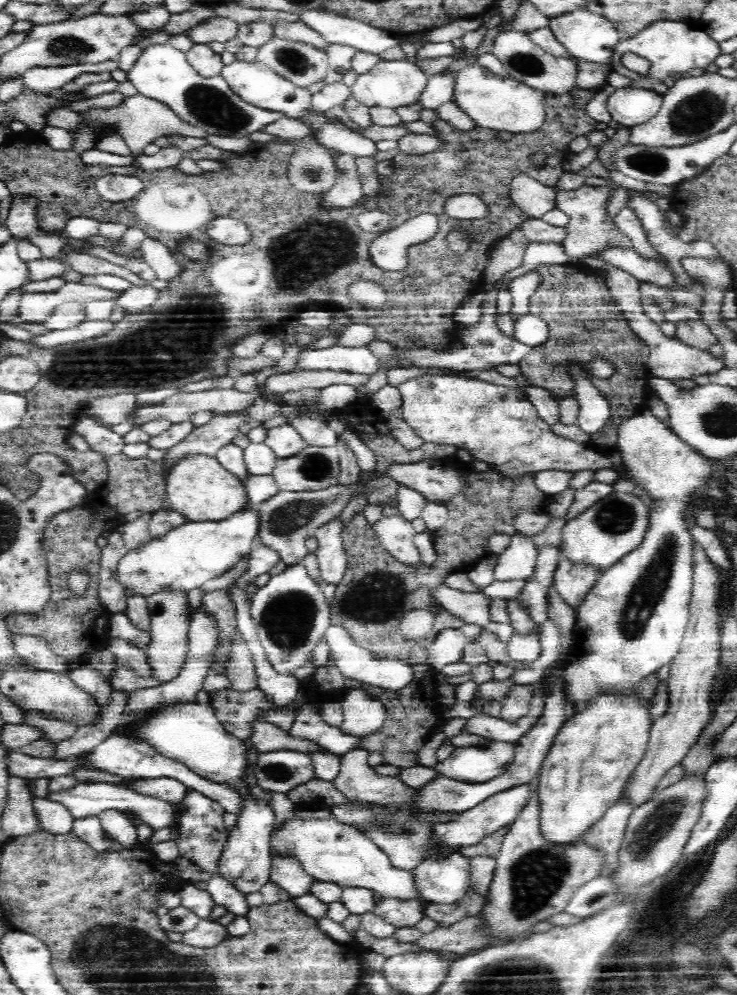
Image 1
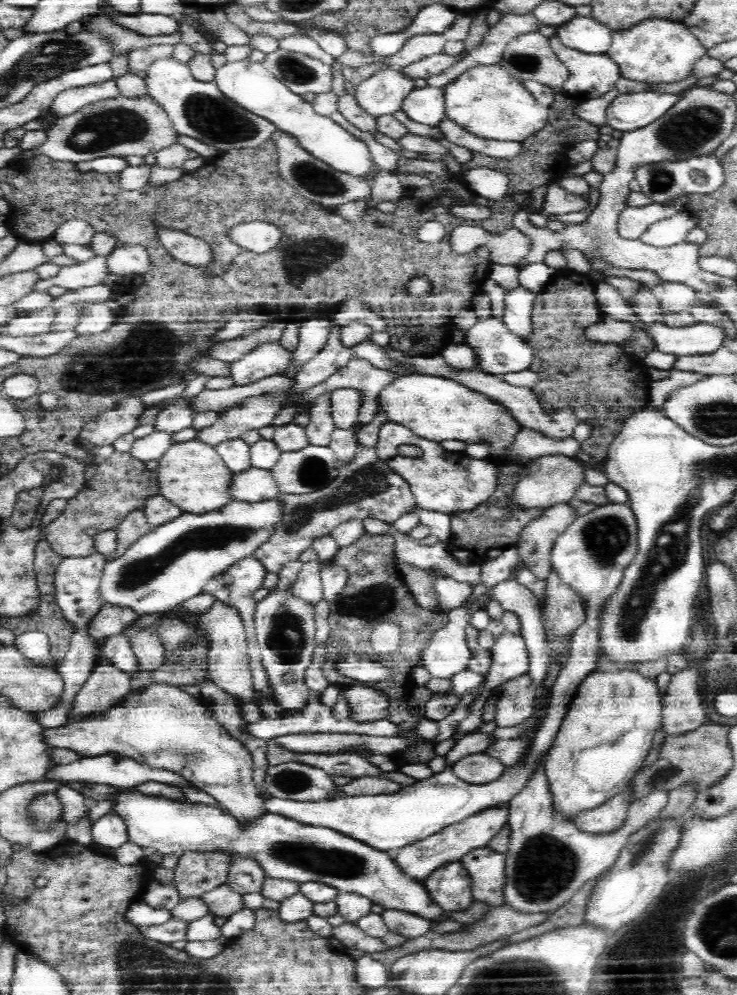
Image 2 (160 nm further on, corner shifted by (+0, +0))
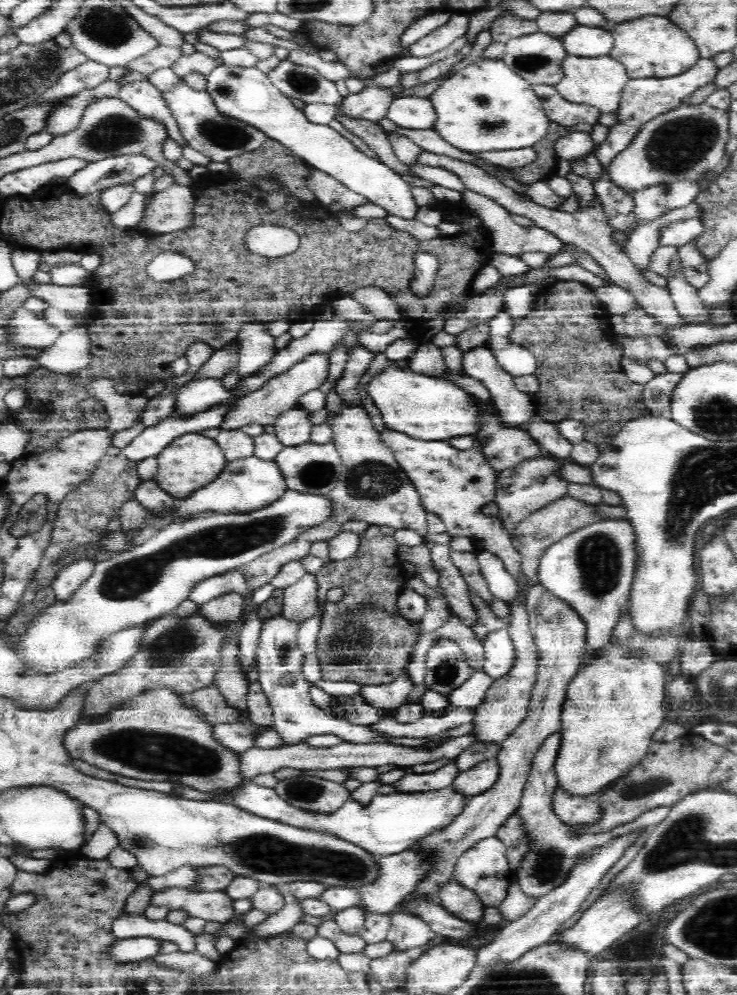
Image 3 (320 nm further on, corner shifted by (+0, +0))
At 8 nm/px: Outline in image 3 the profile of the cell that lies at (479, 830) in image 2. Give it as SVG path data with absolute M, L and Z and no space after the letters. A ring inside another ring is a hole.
M410 847L396 854L389 854L379 858L379 864L382 865L382 875L379 876L378 883L371 884L368 887L359 889L361 893L362 907L366 908L366 913L388 913L397 910L398 901L405 893L412 892L423 883L428 875L437 867L439 861L439 852L419 847Z

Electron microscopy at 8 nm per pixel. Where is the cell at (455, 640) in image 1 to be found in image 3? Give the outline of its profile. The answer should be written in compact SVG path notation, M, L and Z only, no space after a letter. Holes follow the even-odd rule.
M436 638L426 653L426 684L449 696L449 692L470 678L472 667L466 664L466 655L458 640Z

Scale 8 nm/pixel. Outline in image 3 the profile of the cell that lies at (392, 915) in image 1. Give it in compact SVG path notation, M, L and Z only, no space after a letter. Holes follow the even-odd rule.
M394 910L389 916L391 924L387 940L392 941L397 950L421 946L438 936L432 927L416 916L400 910Z

